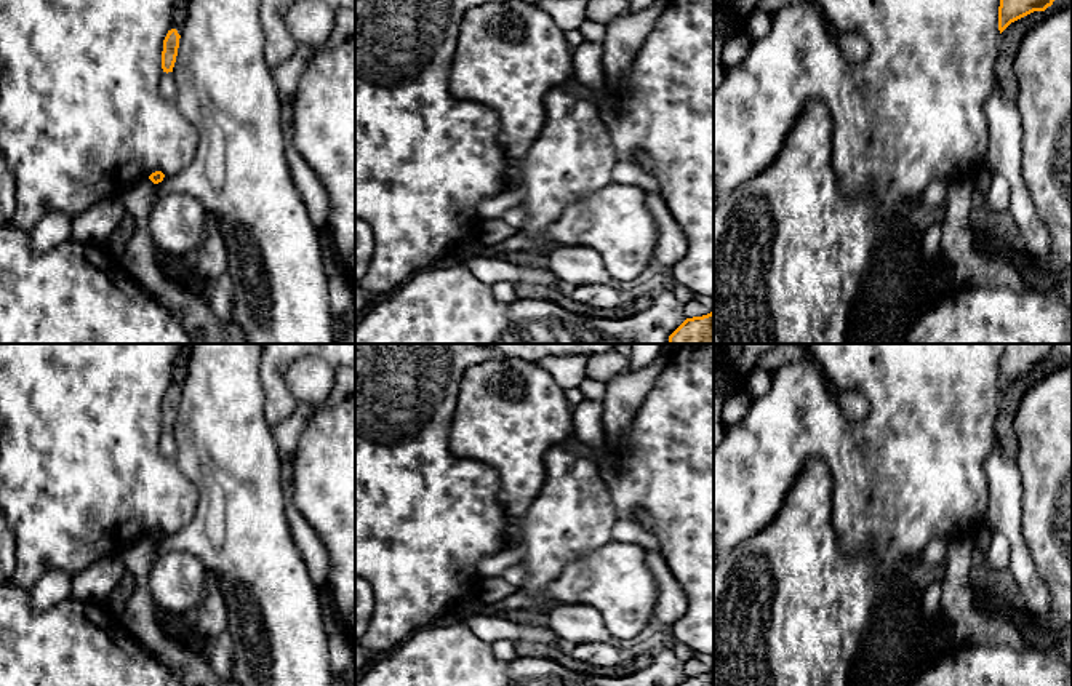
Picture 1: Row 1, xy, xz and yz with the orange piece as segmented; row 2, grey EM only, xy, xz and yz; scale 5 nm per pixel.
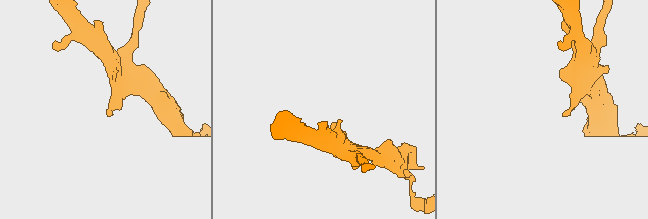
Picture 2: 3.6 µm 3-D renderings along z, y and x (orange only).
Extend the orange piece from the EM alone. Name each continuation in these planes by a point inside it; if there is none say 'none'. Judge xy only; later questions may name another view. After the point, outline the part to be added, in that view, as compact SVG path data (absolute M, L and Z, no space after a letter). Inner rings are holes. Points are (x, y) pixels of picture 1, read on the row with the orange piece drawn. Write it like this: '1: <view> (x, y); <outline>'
none

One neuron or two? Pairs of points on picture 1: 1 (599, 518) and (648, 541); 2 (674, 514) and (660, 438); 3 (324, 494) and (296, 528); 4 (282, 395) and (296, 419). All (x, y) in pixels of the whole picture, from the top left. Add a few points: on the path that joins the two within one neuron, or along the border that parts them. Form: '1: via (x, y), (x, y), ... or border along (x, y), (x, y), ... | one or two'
1: border along (618, 518), (612, 539) | two
2: via (674, 494), (674, 458) | one
3: border along (295, 480), (293, 502), (317, 533), (325, 549) | two
4: border along (298, 403), (287, 418), (271, 427) | two

